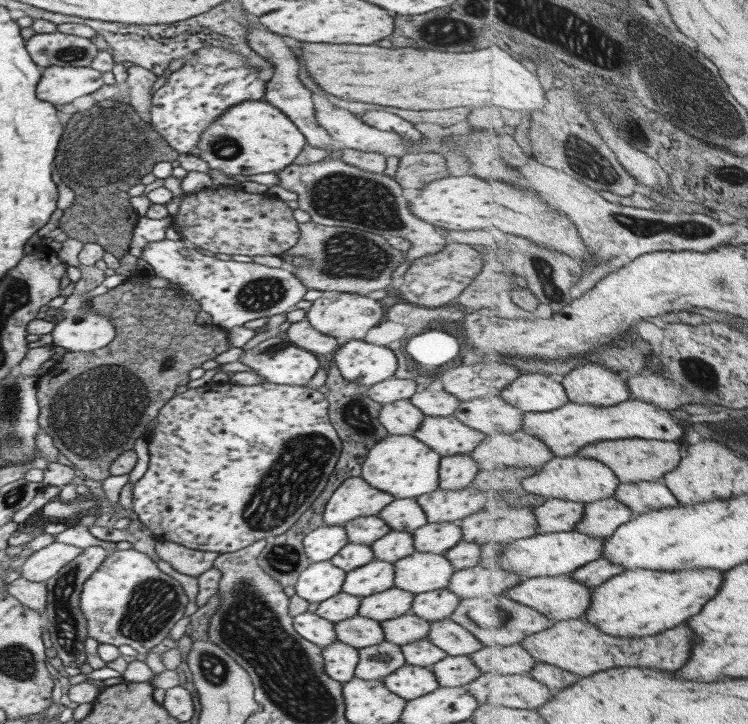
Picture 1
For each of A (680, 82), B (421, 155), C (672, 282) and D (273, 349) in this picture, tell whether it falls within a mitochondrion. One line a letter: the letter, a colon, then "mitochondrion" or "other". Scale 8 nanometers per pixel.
A: mitochondrion
B: other
C: other
D: mitochondrion

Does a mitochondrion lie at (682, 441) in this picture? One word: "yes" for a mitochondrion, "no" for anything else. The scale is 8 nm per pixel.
no

